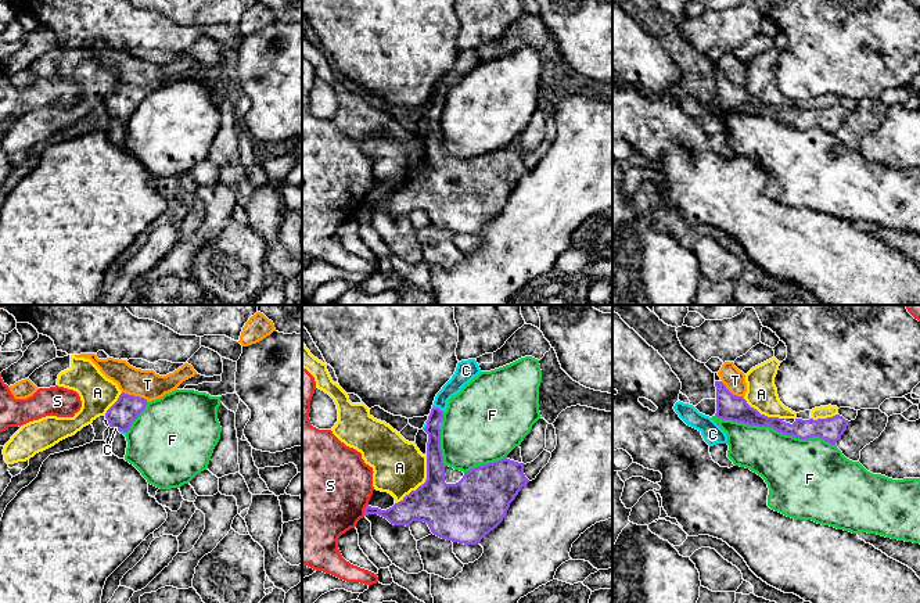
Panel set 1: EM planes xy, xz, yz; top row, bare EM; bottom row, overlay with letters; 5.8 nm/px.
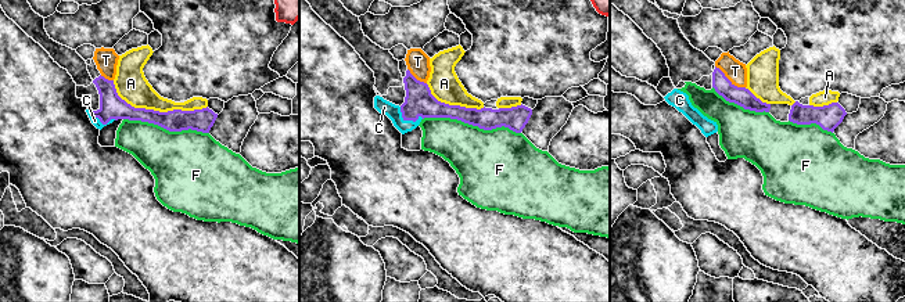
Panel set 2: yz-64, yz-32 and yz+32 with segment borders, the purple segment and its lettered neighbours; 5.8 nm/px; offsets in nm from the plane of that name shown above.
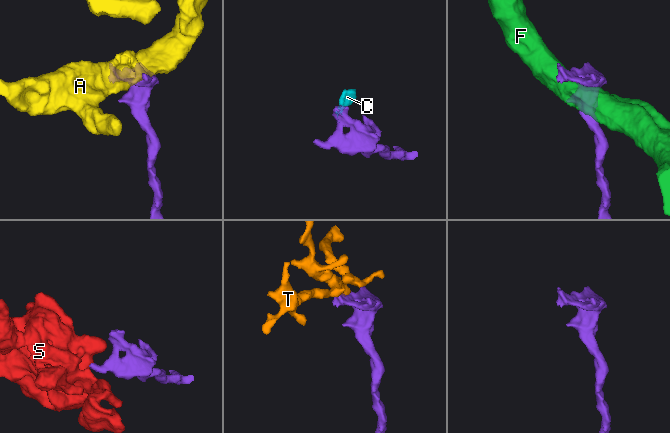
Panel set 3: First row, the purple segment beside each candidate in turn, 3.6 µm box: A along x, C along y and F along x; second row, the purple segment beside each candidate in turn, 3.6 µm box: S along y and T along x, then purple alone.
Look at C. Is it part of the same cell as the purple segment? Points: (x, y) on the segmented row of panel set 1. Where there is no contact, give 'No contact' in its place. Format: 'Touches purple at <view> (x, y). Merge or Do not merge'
Touches purple at xz (438, 408). Merge

